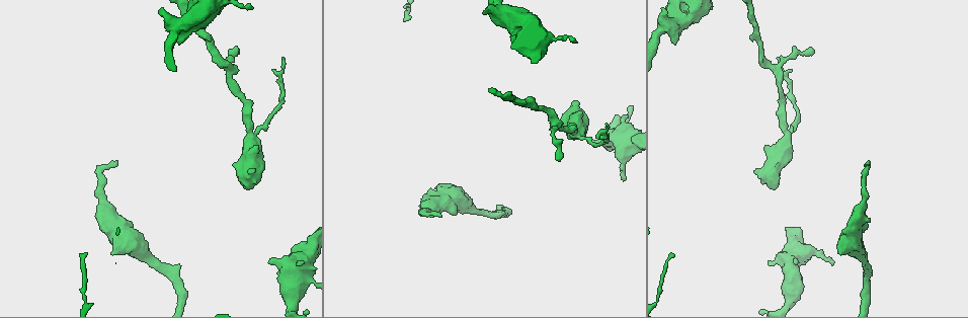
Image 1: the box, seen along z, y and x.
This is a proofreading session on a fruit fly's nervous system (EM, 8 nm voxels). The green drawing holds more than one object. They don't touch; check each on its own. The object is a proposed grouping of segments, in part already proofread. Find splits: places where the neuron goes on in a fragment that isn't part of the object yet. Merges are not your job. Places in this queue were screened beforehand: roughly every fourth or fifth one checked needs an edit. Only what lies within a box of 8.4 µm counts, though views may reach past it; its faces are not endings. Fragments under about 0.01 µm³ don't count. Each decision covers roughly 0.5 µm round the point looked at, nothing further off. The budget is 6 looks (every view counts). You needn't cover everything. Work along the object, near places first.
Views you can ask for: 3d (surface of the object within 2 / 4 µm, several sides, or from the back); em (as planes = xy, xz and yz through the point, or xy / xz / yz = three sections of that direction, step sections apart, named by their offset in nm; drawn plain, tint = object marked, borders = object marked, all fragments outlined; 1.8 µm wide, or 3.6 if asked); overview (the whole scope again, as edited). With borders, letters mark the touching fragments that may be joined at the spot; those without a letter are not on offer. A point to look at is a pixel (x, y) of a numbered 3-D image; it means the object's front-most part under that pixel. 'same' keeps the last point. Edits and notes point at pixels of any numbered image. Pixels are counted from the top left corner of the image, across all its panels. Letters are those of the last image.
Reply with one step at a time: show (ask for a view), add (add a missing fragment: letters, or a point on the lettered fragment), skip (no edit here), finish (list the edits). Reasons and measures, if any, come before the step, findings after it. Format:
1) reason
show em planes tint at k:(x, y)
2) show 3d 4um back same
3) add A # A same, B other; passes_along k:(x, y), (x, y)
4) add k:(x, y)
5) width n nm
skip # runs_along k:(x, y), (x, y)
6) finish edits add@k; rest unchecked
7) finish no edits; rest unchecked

an open end
show em yz step 4 borders at 1:(131, 225)

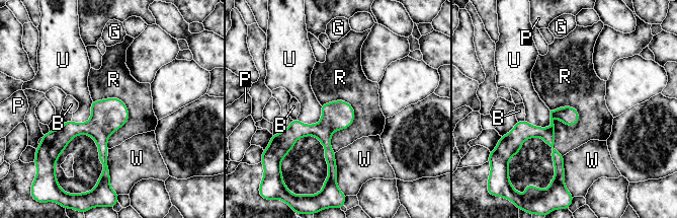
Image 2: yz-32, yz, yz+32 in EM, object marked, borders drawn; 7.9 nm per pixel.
show em xz step 8 borders same

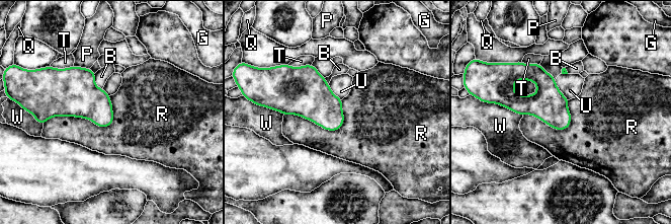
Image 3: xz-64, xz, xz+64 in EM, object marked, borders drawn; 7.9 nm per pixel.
width 240 nm
skip # B other, G other, P other, Q other, R other, T other, U other, W other; border 3:(110, 97), (107, 126), (44, 124); no lettered fragment goes on from it

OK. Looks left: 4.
branch stops here
show em planes borders at 1:(555, 155)

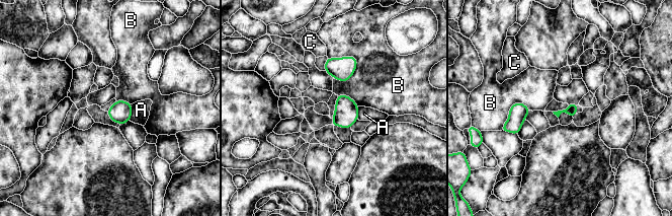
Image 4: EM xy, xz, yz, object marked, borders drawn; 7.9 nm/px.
skip # A other, B other, C other; border 4:(328, 57), (356, 59), (346, 82); no lettered fragment goes on from it

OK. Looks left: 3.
free end
show 3d 4um back at 1:(592, 140)

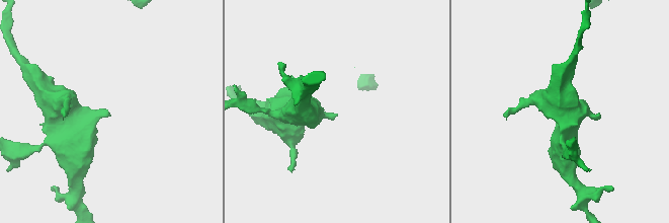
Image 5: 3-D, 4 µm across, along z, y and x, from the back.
shape alone is not enough
show em planes tint at 5:(337, 114)

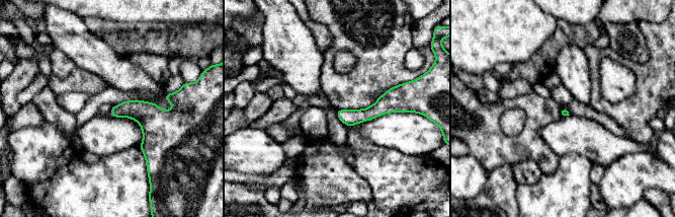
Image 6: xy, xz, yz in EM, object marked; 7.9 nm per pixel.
what lies round it
show em planes borders same

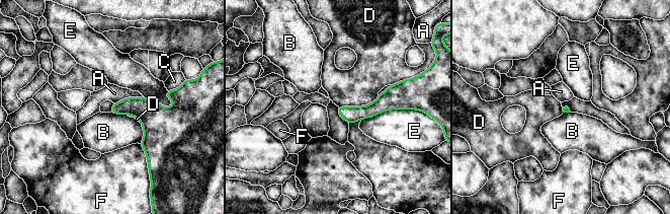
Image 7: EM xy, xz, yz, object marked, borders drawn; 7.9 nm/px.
skip # A other, B other, C other, D other, E other, F other; border 7:(379, 95), (366, 104), (338, 106); none of them fits

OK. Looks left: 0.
finish no edits; rest unchecked

